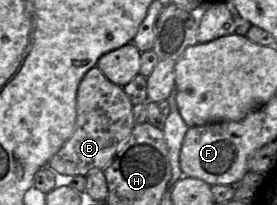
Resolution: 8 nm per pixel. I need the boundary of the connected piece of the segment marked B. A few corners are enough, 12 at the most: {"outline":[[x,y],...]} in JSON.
{"outline":[[94,66],[76,127],[49,160],[62,176],[103,170],[135,125],[123,88]]}

